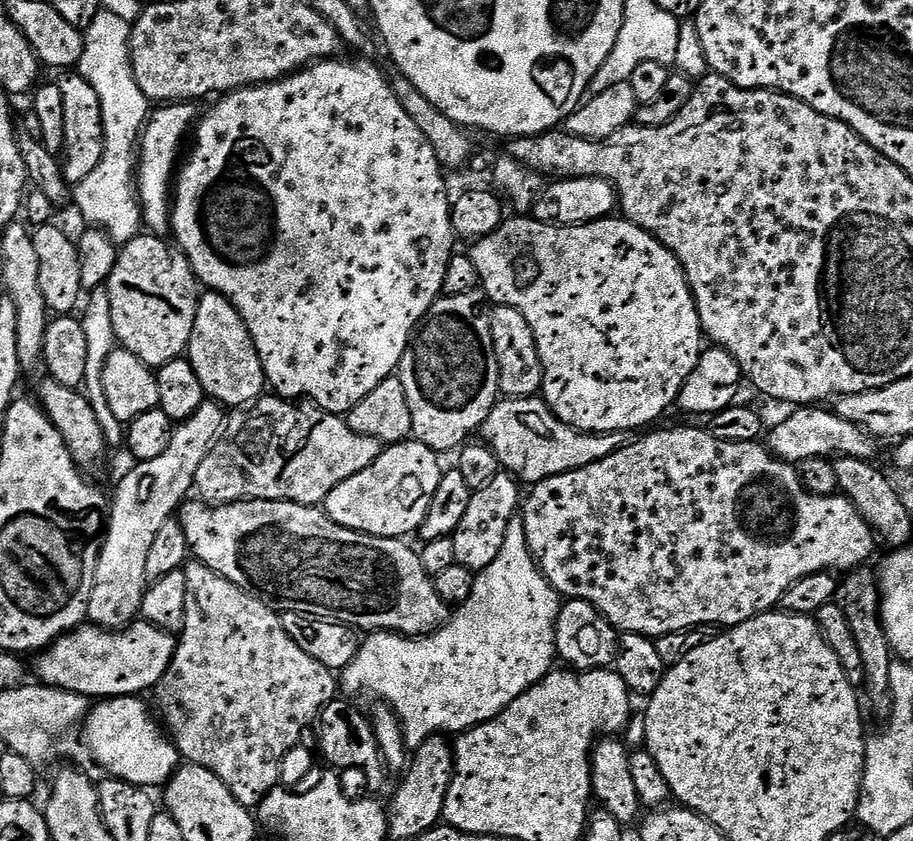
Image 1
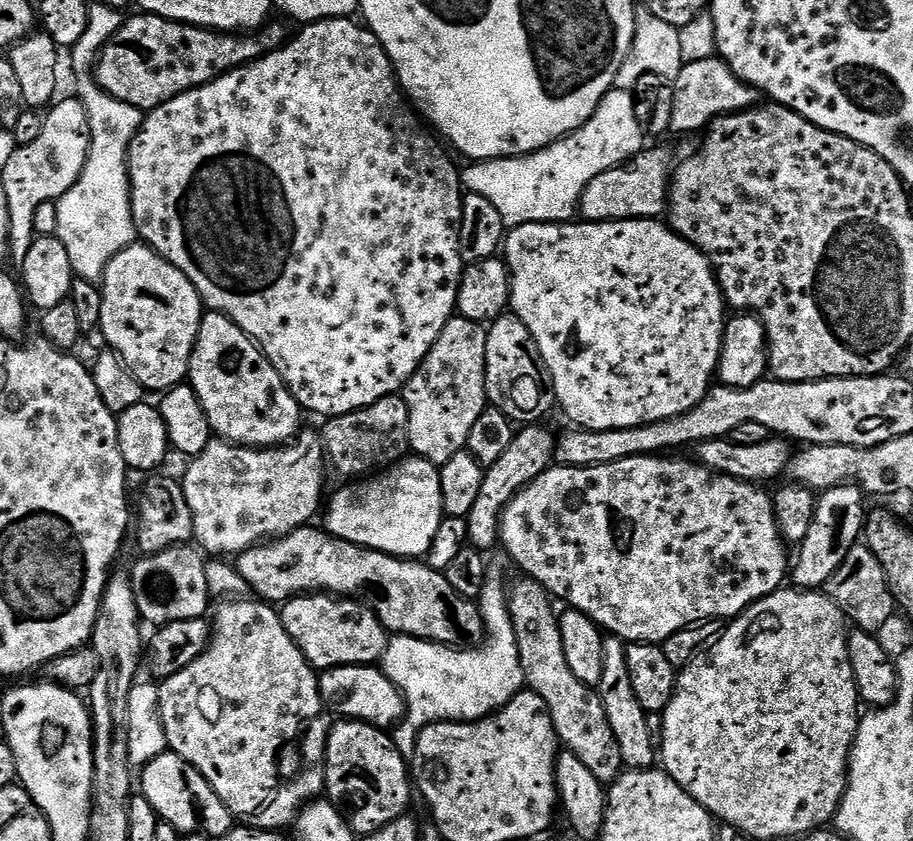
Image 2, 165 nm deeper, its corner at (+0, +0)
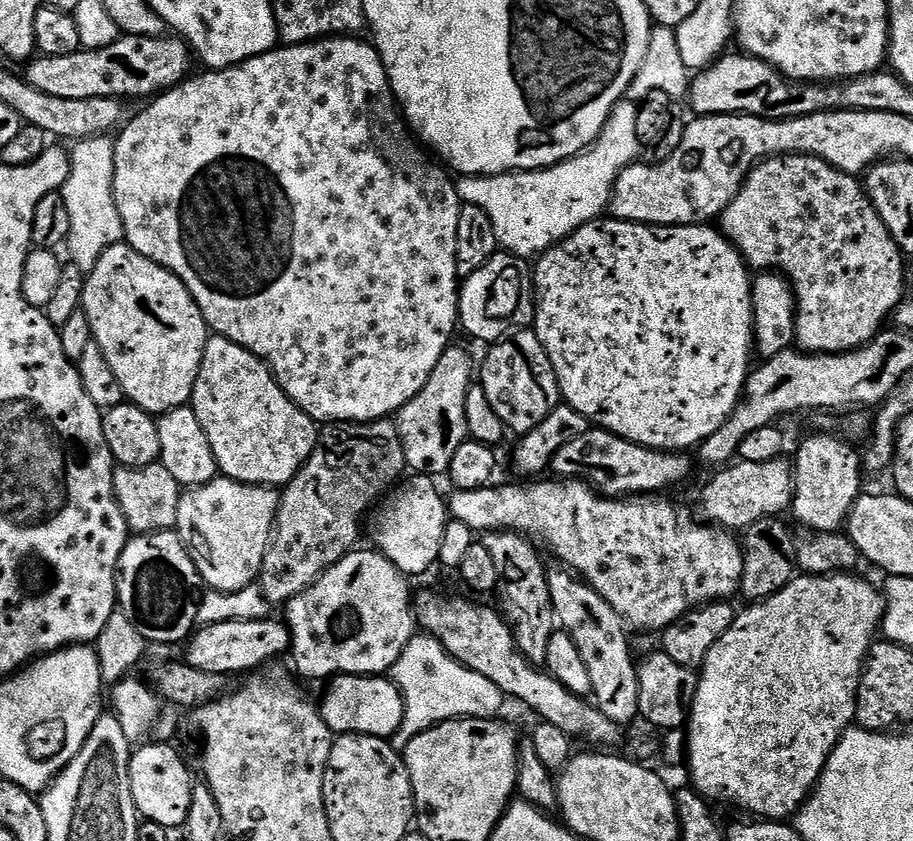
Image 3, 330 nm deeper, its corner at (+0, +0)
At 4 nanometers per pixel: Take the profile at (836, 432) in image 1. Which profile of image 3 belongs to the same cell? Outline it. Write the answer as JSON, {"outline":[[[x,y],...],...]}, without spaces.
{"outline":[[[593,427],[582,434],[582,438],[566,442],[566,446],[554,454],[550,468],[561,480],[582,480],[592,485],[601,496],[631,498],[641,494],[664,494],[667,488],[690,479],[690,457],[683,452],[659,452],[656,448],[647,448],[606,432],[603,428]]]}

